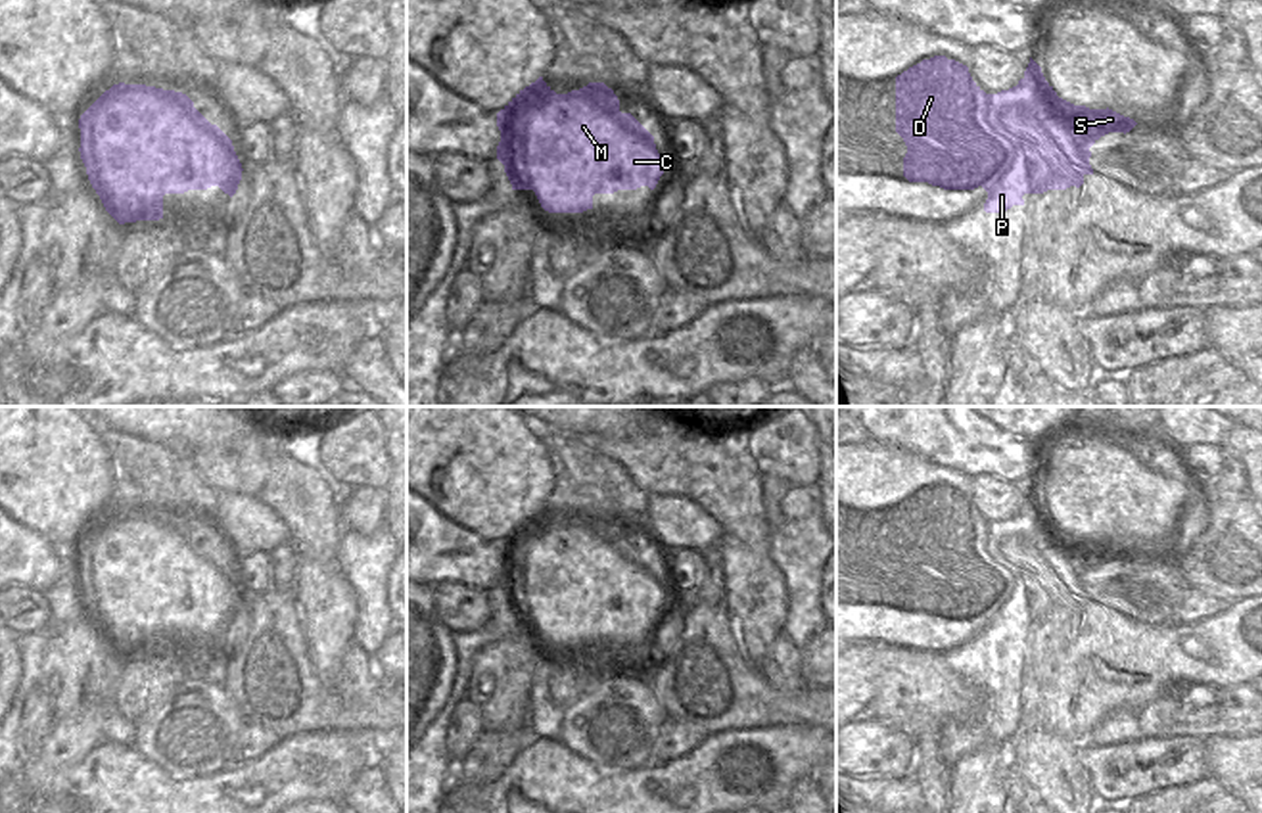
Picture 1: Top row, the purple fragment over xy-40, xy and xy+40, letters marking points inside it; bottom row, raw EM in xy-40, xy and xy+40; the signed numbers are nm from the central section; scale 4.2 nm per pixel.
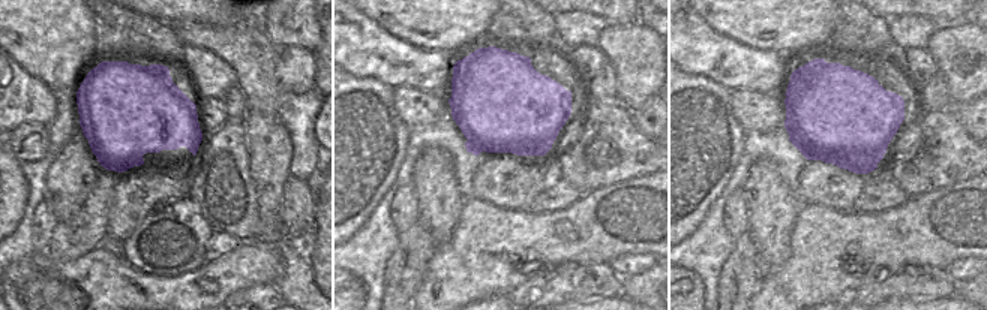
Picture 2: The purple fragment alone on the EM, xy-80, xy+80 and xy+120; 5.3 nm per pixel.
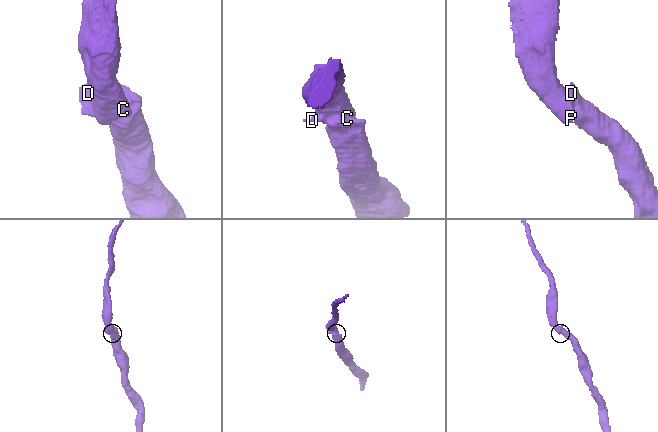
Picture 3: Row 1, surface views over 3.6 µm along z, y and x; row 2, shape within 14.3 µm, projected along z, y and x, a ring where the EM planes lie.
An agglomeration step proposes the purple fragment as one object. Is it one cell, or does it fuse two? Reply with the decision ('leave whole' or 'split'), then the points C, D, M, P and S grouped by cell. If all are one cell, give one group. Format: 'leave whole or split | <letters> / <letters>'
leave whole | C D M P S

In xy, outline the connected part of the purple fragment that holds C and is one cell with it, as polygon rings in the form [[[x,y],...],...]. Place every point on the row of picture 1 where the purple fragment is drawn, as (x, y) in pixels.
[[[539,77],[520,90],[499,113],[501,142],[497,159],[512,190],[533,190],[549,213],[583,213],[593,209],[595,194],[656,188],[664,174],[654,136],[631,115],[619,111],[619,100],[604,82],[556,94]]]

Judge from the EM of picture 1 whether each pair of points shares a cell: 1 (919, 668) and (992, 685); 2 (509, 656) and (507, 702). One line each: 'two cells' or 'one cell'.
1: one cell
2: one cell

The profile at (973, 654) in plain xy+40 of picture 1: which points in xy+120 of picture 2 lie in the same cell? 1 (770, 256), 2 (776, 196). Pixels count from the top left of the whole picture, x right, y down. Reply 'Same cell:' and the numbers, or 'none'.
Same cell: 1, 2

